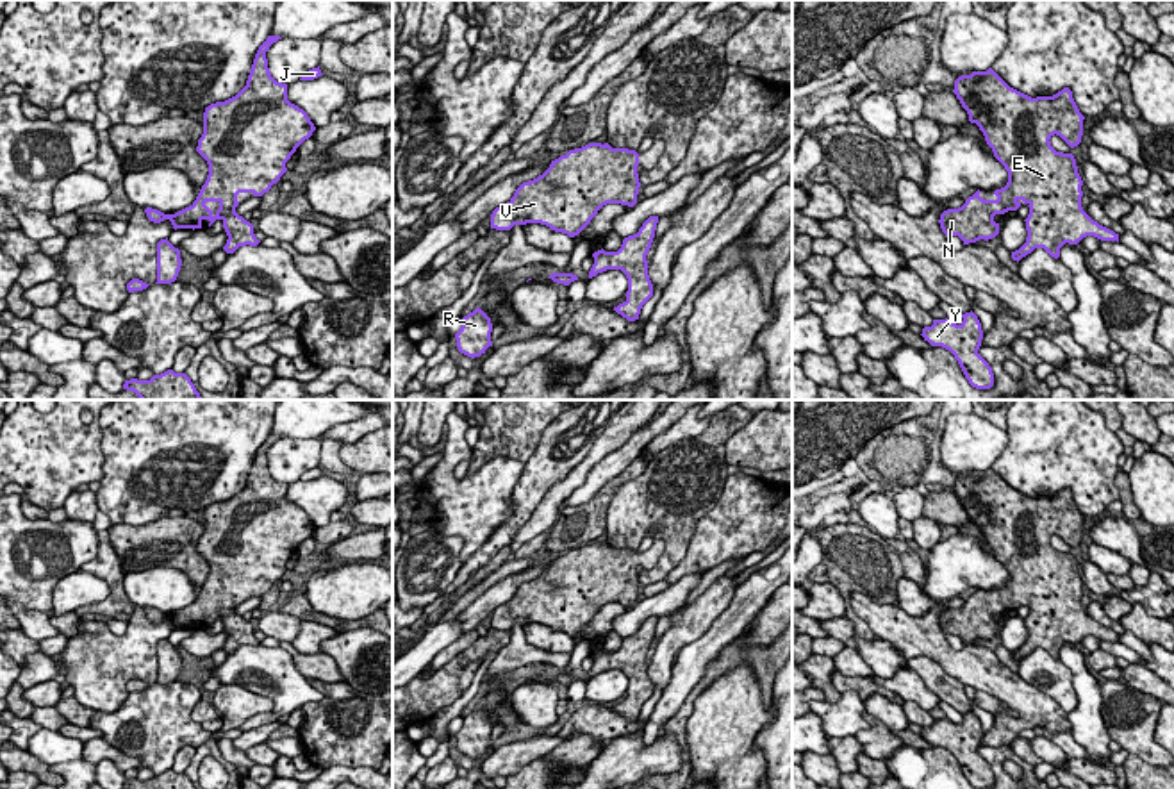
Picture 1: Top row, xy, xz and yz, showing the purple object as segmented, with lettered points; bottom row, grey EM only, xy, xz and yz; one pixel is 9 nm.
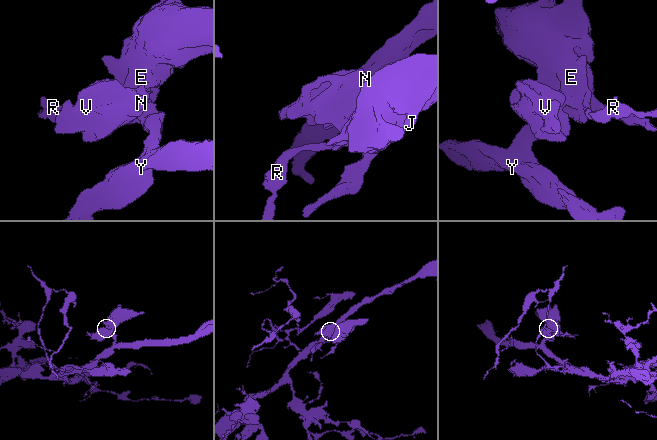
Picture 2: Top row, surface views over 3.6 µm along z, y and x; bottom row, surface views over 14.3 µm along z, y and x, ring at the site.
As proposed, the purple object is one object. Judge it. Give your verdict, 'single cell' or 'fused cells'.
single cell

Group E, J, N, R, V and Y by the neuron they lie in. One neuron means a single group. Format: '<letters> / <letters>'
E J N R V Y

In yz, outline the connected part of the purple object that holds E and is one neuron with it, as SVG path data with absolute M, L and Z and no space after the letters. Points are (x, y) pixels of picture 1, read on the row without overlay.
M988 468L987 471L972 471L971 475L958 477L953 493L967 511L969 521L976 523L983 532L994 557L1008 571L1008 582L1005 587L994 591L996 600L983 600L978 589L962 607L944 610L938 623L946 635L958 635L963 644L980 639L988 641L999 634L999 623L994 621L994 616L1017 610L1024 602L1029 607L1029 614L1024 619L1028 637L1019 650L1012 652L1012 659L1017 662L1035 648L1044 648L1051 657L1058 659L1060 648L1065 643L1078 644L1087 635L1119 643L1119 634L1099 625L1083 610L1083 580L1078 573L1074 555L1056 552L1049 541L1056 534L1071 548L1081 543L1085 516L1079 512L1069 487L1063 487L1053 496L1031 498L1010 487Z

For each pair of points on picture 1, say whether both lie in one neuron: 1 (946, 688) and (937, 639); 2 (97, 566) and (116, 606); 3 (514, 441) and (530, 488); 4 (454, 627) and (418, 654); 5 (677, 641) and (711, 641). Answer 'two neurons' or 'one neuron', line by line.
1: two neurons
2: one neuron
3: two neurons
4: one neuron
5: two neurons

